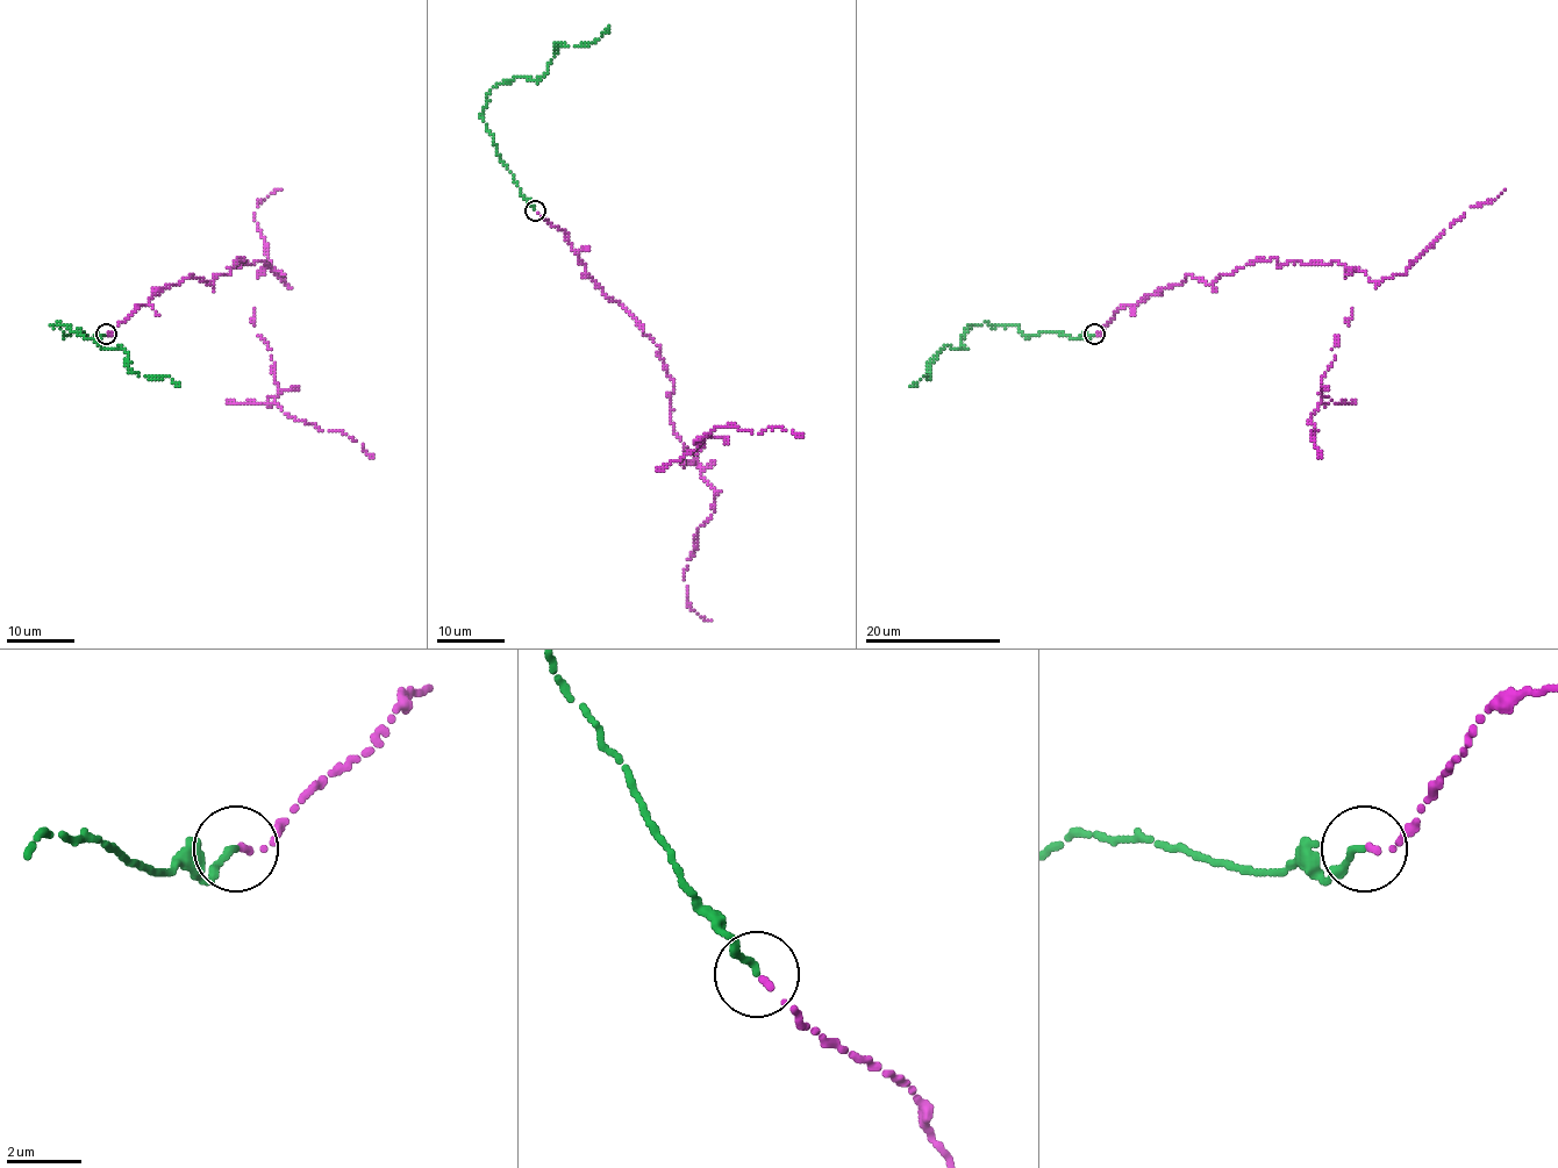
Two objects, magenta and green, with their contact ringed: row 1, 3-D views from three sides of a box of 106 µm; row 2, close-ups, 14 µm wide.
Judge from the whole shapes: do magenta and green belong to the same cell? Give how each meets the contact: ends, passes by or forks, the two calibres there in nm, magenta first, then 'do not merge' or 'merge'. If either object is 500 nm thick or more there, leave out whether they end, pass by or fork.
magenta ends; green ends; calibres 140 and 180 nm; merge

